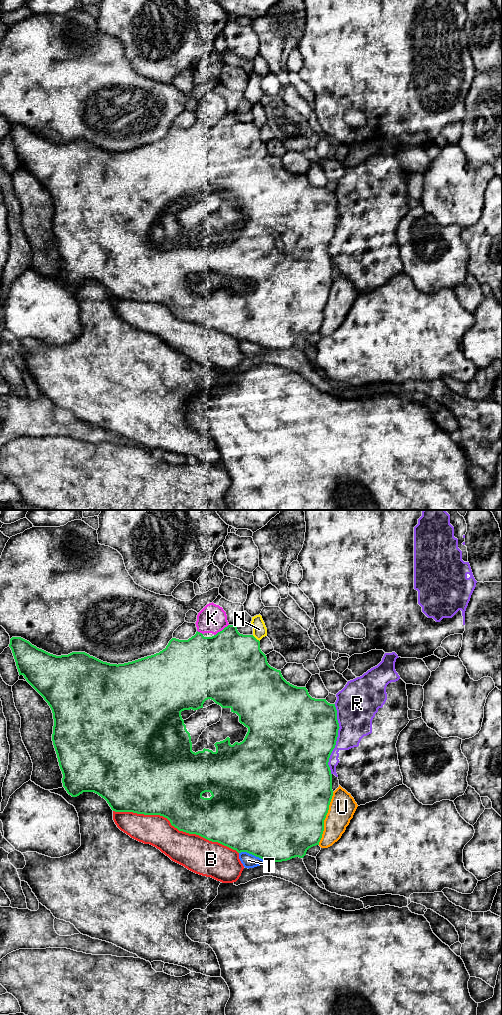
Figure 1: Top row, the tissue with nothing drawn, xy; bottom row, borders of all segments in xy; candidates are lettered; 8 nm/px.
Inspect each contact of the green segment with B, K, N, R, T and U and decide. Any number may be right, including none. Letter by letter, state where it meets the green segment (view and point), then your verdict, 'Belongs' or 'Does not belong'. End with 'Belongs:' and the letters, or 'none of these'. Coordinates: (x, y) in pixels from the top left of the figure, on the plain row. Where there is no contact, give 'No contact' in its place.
B: Touches green at xy (175, 315). Does not belong
K: Touches green at xy (222, 118). Does not belong
N: Touches green at xy (255, 126). Does not belong
R: Touches green at xy (336, 227). Does not belong
T: Touches green at xy (254, 343). Does not belong
U: Touches green at xy (325, 305). Does not belong
Belongs: none of these

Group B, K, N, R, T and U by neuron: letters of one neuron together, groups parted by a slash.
B / K / N / R / T / U

